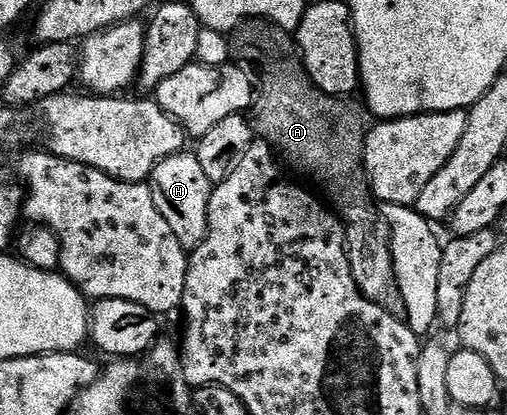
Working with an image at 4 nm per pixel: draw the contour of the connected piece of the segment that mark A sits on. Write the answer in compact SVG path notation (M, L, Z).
M241 21L230 34L230 51L232 61L246 70L258 90L250 110L253 134L324 188L323 196L344 223L348 258L358 291L374 307L382 307L394 319L406 322L406 303L394 275L388 222L380 216L364 166L365 114L360 114L351 100L326 95L318 88L306 71L293 34L272 21Z

